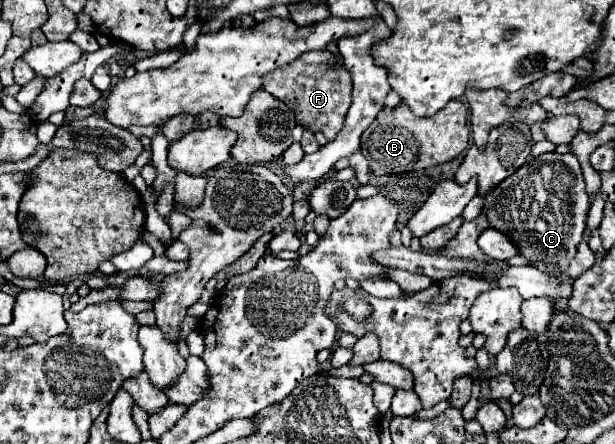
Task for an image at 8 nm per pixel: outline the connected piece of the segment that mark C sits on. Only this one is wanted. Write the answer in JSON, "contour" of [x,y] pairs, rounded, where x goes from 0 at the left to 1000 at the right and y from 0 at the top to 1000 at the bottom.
{"contour":[[[885,345],[865,367],[849,372],[793,435],[784,480],[793,489],[797,511],[829,529],[846,574],[862,583],[868,601],[888,606],[888,615],[920,615],[920,597],[933,579],[937,552],[946,543],[956,471],[953,412],[937,349]]]}

